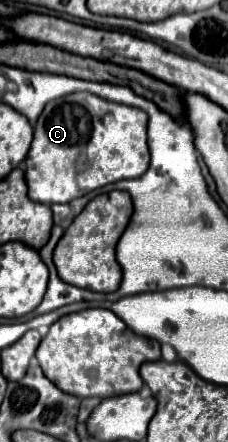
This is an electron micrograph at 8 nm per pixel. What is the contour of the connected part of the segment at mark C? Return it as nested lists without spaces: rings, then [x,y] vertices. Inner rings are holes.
[[[79,91],[79,93],[71,93],[59,99],[53,99],[45,105],[43,113],[39,115],[37,123],[35,123],[35,135],[33,135],[33,143],[29,149],[29,155],[25,159],[25,179],[27,179],[27,187],[29,187],[29,197],[37,203],[69,203],[77,197],[83,197],[87,191],[91,191],[91,187],[99,185],[105,177],[103,183],[115,183],[121,179],[133,179],[133,177],[141,177],[147,167],[149,167],[149,149],[147,149],[147,113],[137,109],[137,107],[127,107],[121,103],[113,103],[113,101],[105,101],[93,93],[87,91]],[[95,131],[109,131],[109,163],[103,163],[103,169],[97,165],[89,165],[89,175],[81,175],[81,157],[83,161],[91,157],[91,149],[95,147],[93,139],[95,139]]]

